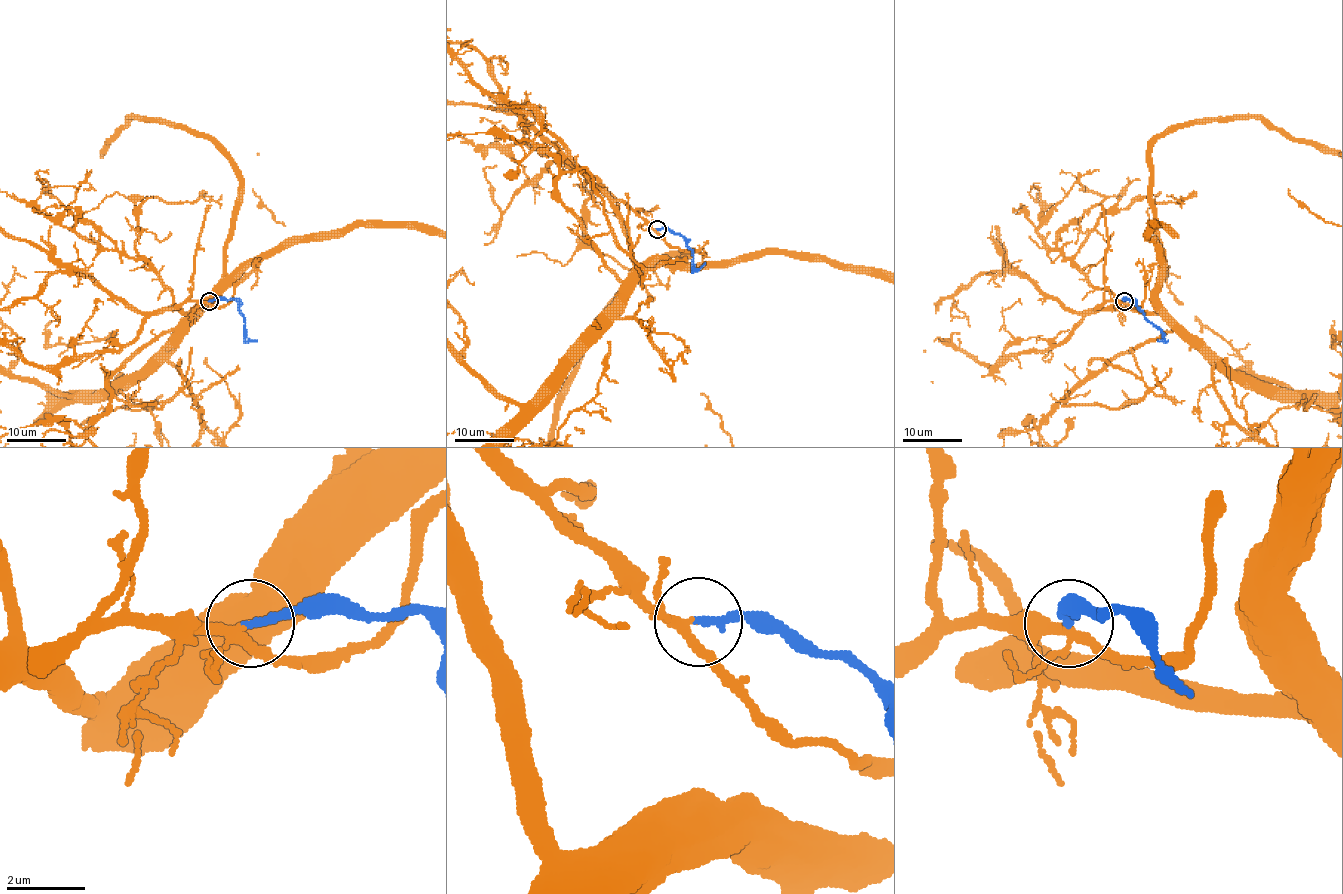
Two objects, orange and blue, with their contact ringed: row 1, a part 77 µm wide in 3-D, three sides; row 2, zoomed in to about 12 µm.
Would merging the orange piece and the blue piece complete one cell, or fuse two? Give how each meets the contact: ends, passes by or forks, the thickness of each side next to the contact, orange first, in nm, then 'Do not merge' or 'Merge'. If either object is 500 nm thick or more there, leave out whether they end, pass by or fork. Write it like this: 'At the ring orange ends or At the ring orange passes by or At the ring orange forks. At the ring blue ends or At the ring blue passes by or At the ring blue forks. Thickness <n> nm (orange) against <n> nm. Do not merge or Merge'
At the ring orange forks. At the ring blue ends. Thickness 170 nm (orange) against 220 nm. Merge

